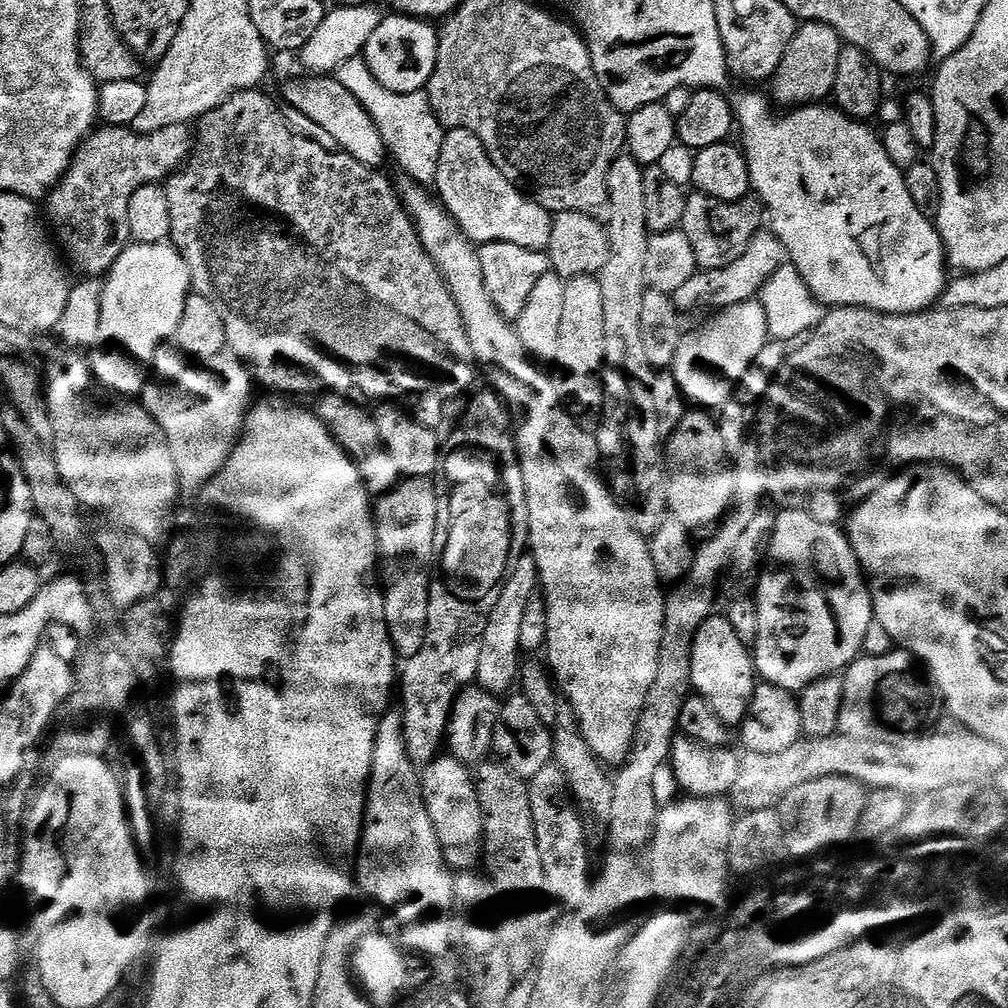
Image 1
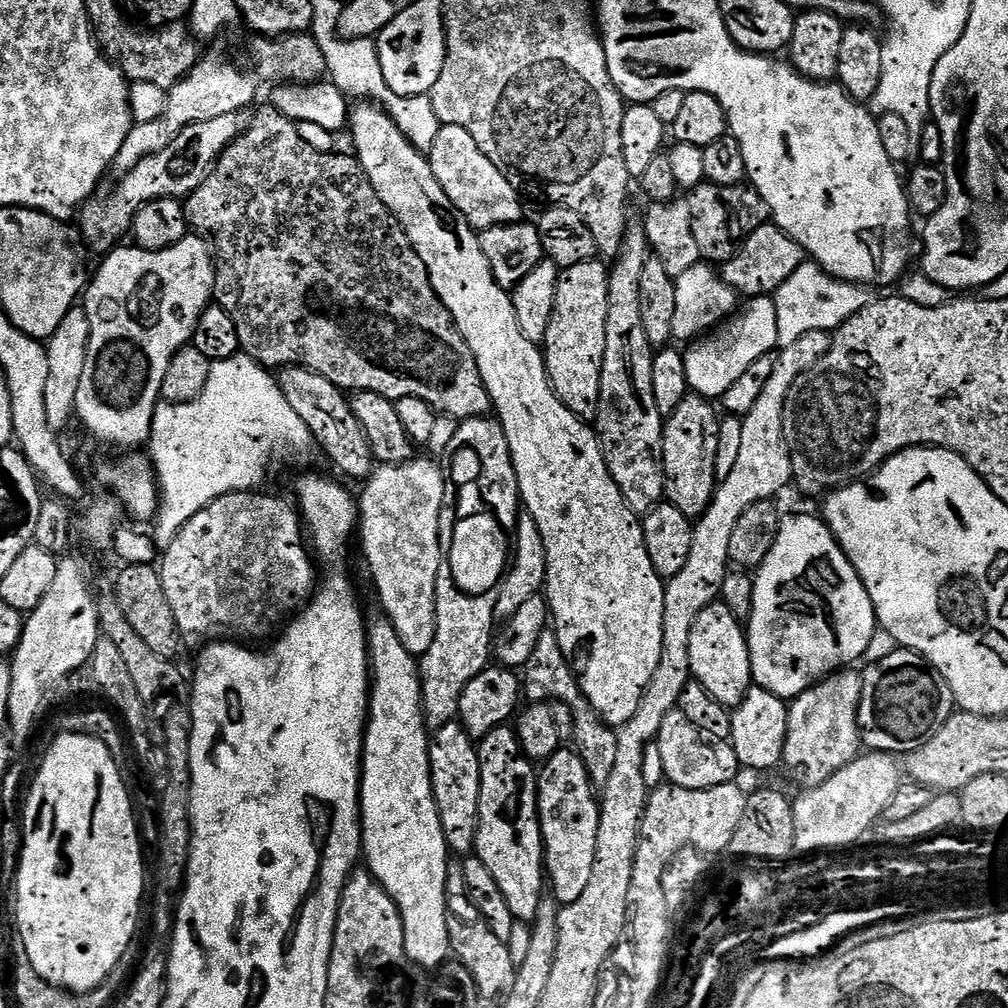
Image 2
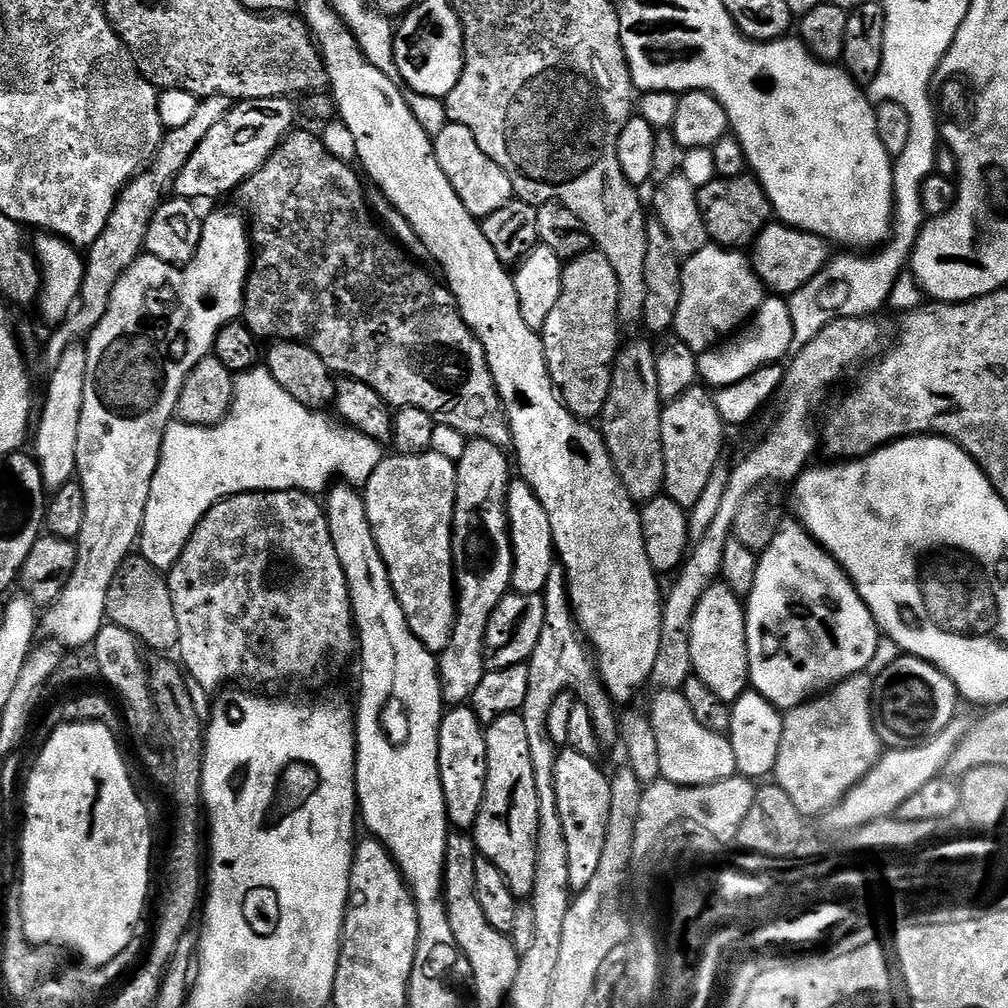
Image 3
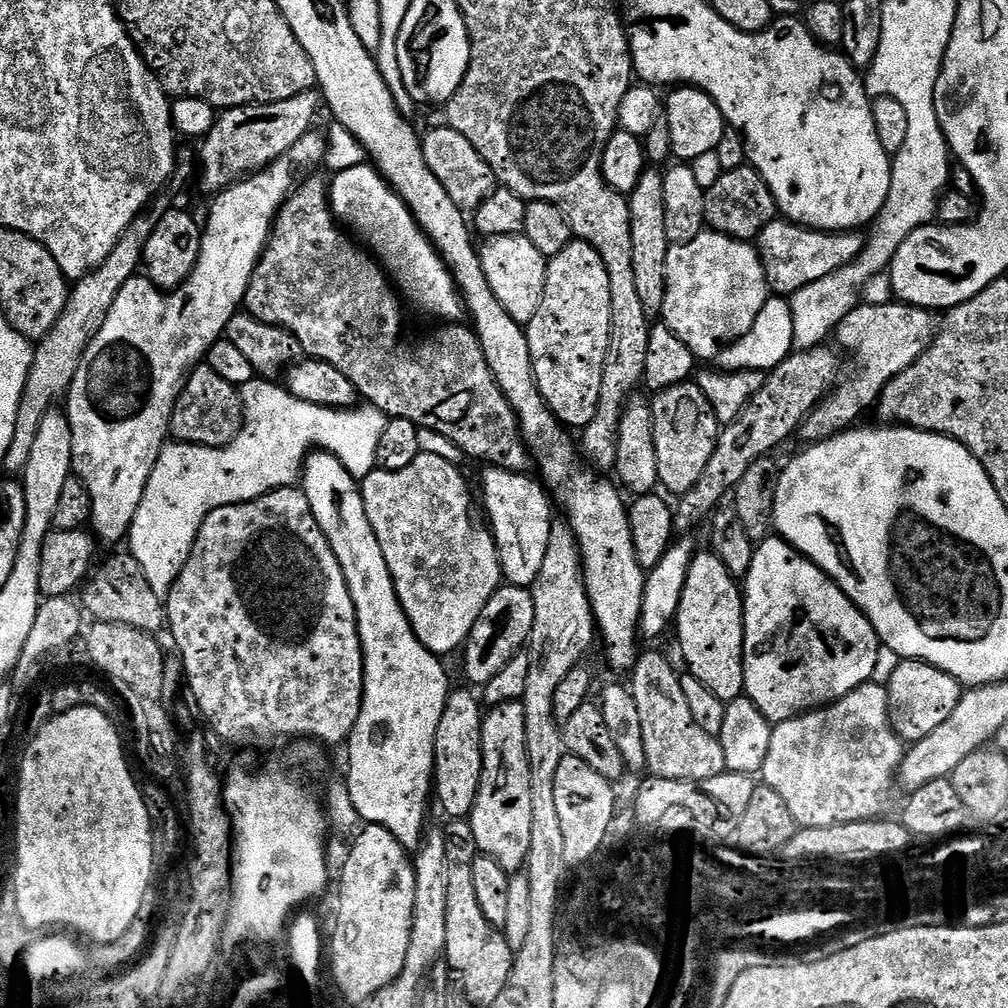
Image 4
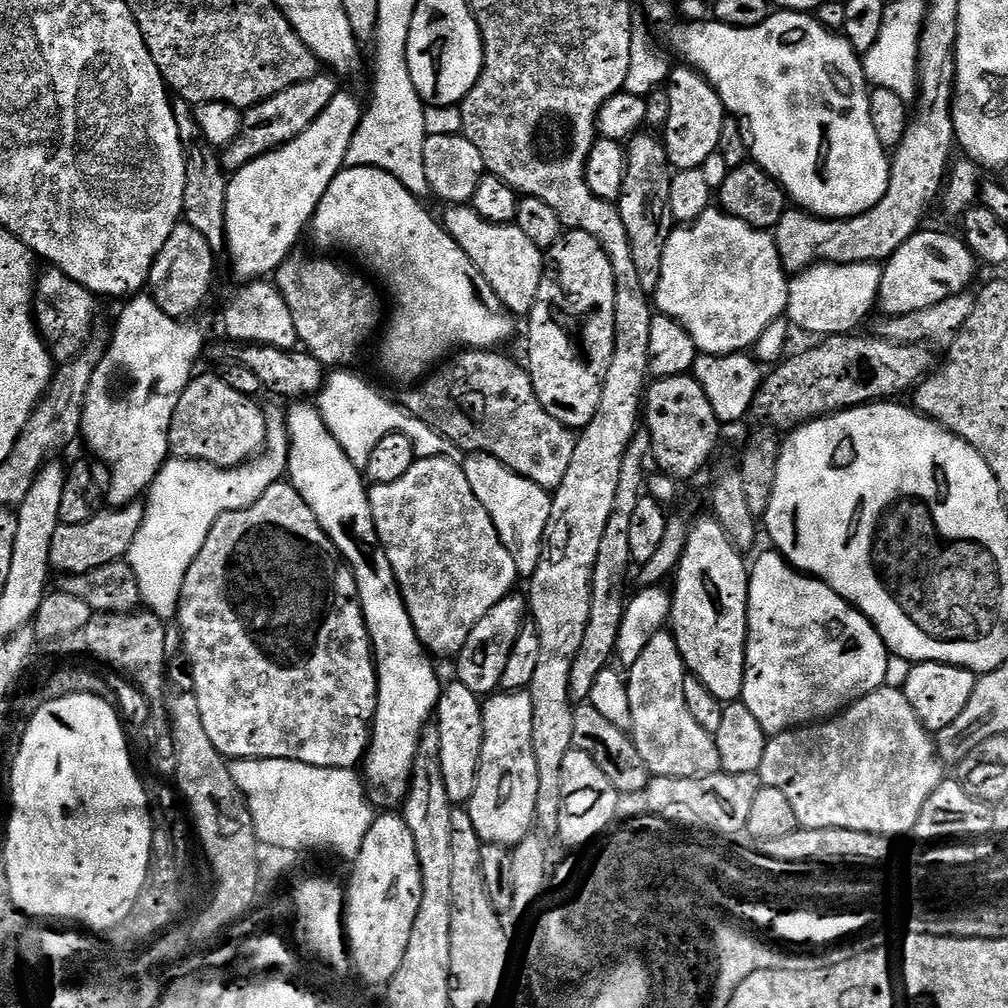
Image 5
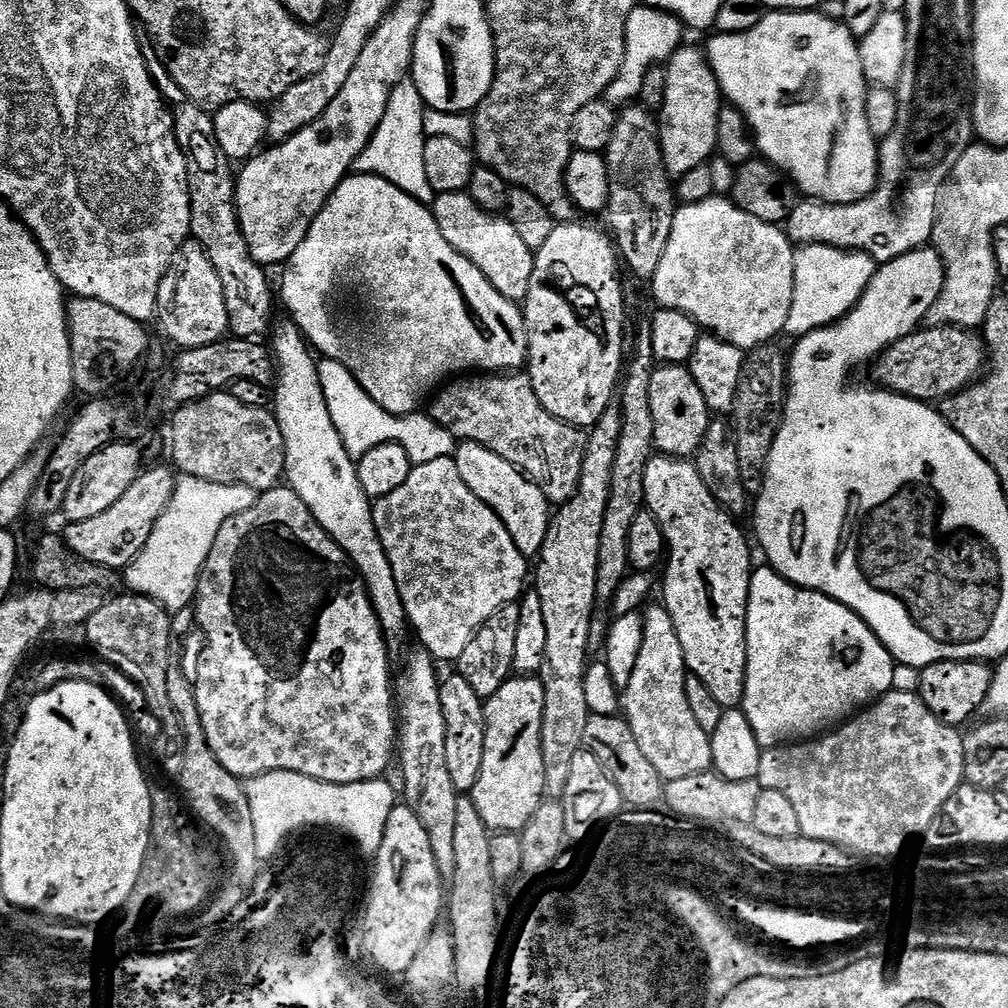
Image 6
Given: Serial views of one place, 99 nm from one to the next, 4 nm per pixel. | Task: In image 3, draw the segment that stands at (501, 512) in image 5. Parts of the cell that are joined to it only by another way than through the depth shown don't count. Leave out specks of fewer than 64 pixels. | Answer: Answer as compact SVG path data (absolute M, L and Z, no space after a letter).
M516 478L506 488L506 513L508 516L508 538L512 541L511 591L527 596L543 593L544 583L554 568L554 549L550 520L542 502L538 502L532 487L523 478Z

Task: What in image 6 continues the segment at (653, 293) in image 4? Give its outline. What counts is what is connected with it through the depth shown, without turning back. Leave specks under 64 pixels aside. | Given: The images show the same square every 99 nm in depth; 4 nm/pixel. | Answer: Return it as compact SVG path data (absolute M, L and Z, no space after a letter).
M643 106L621 107L606 149L606 159L610 178L606 217L612 223L610 232L619 259L638 279L651 281L658 270L658 262L662 262L678 207L673 181L664 168L657 117Z

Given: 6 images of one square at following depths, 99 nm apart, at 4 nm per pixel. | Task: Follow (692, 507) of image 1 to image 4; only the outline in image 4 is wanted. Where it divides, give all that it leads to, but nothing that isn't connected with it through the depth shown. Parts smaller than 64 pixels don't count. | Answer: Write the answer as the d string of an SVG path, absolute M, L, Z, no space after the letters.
M685 382L667 388L665 392L655 393L650 403L654 422L654 450L658 454L659 487L665 488L665 493L673 492L673 497L679 498L694 486L694 482L698 482L698 478L702 478L702 470L706 470L710 457L714 455L722 425L714 410L710 410L706 394L702 394L694 382Z

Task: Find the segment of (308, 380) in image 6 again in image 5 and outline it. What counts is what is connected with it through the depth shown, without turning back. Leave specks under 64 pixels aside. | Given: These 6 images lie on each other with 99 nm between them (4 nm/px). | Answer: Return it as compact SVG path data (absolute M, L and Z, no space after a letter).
M296 402L291 405L292 408L286 412L286 476L294 487L298 490L298 494L302 494L302 498L306 498L306 506L310 506L310 510L314 510L314 518L318 518L318 522L322 526L322 530L334 542L334 546L340 552L344 563L349 564L352 573L356 579L358 586L358 594L360 595L360 605L364 611L366 618L366 626L368 627L368 637L372 640L372 655L376 658L376 681L378 682L378 698L376 699L376 717L372 719L372 738L368 741L368 750L362 761L362 776L366 781L367 798L373 805L380 810L396 810L403 805L405 798L408 796L408 783L412 780L412 767L414 766L414 758L418 754L418 746L420 745L420 737L423 736L425 728L429 727L430 721L433 719L436 704L440 701L442 691L442 679L436 673L436 668L431 664L429 659L430 653L424 647L424 643L418 638L418 634L414 630L414 622L410 618L410 614L404 605L404 599L400 593L398 582L394 578L394 570L390 566L390 558L386 558L386 550L380 544L380 539L376 533L374 526L374 518L370 510L370 502L368 501L369 489L366 487L365 477L362 475L361 469L354 466L354 462L350 462L350 458L346 454L346 450L334 438L334 434L330 434L330 430L326 426L326 422L322 418L319 407L312 402Z

